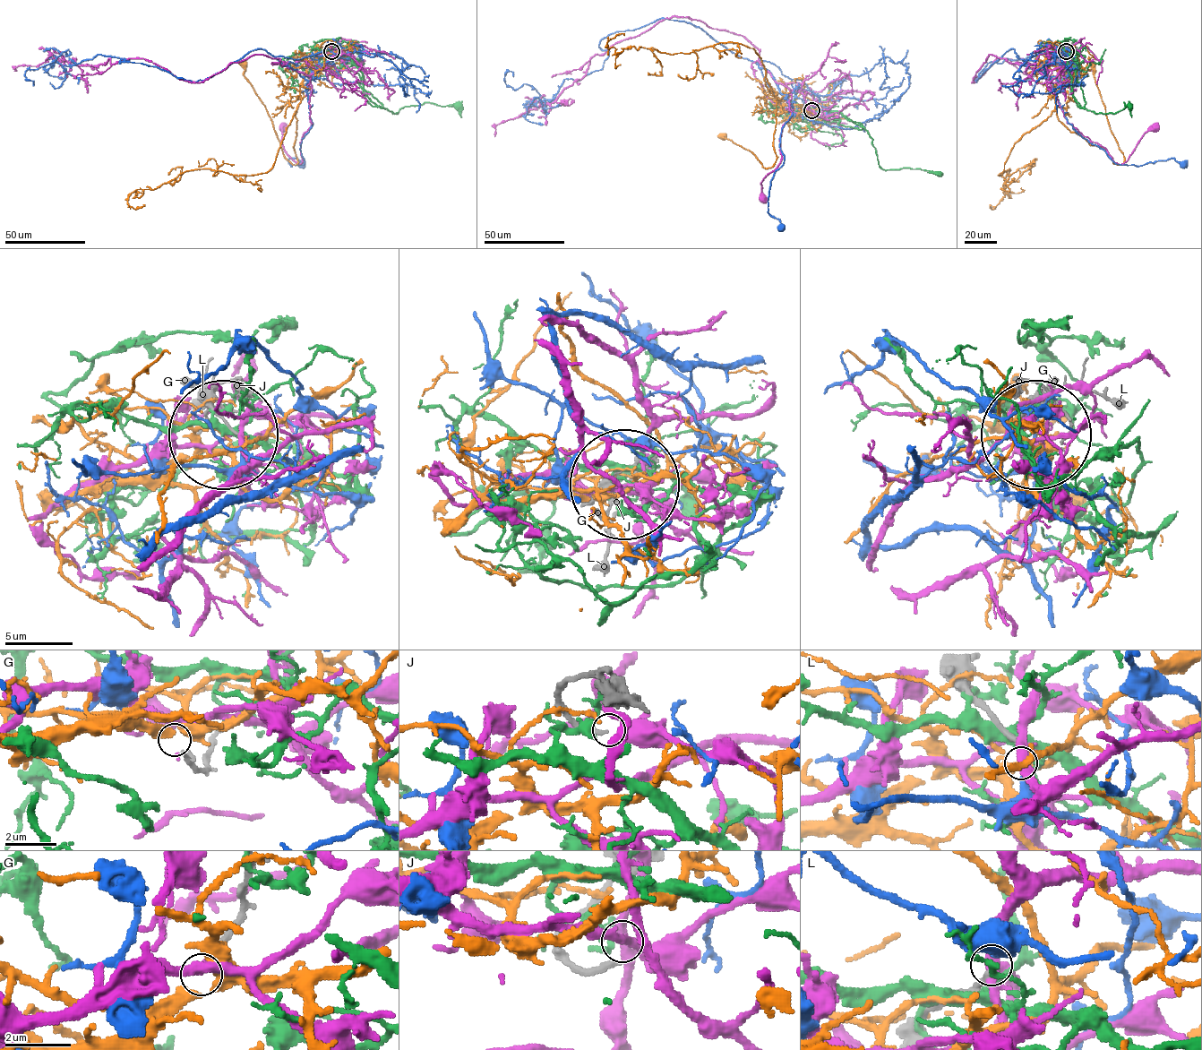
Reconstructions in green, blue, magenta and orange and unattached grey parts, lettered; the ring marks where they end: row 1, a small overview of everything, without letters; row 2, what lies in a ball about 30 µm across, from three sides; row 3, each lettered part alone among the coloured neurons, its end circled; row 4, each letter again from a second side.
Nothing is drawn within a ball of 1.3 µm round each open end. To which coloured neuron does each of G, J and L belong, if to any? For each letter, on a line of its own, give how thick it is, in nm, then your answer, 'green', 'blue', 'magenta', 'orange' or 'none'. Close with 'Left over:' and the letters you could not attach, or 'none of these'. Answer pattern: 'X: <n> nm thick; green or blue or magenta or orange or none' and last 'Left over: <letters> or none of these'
G: 200 nm thick; orange
J: 170 nm thick; none
L: 190 nm thick; blue
Left over: J

